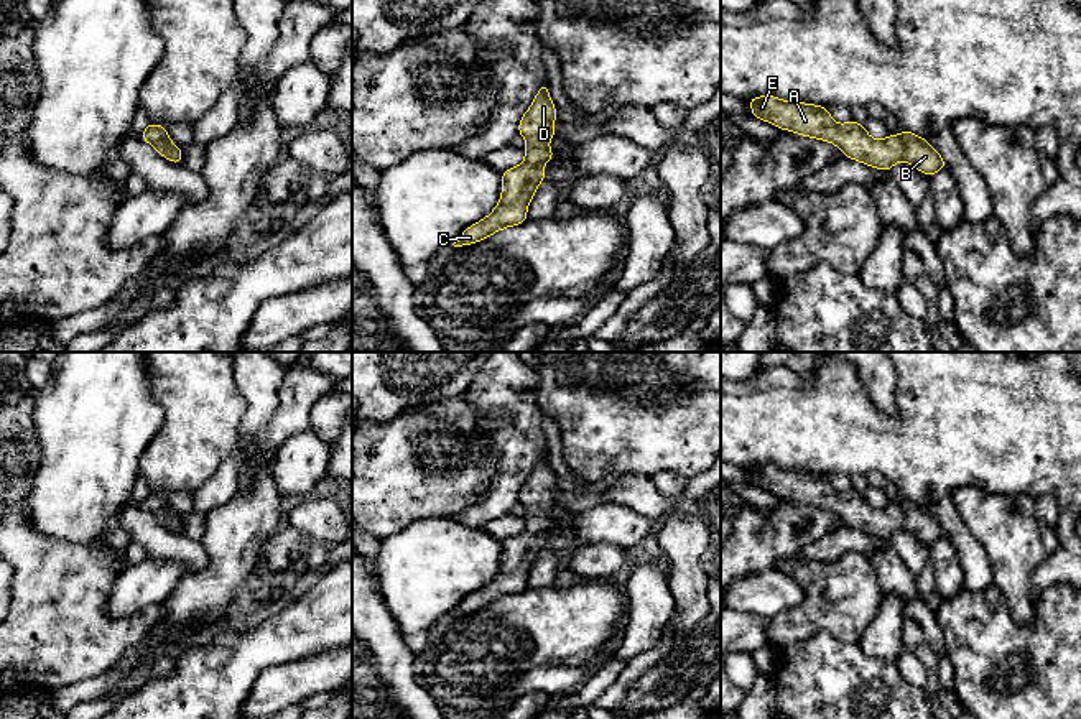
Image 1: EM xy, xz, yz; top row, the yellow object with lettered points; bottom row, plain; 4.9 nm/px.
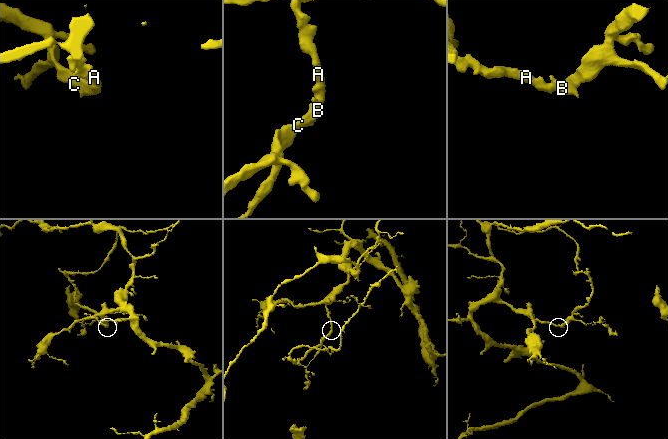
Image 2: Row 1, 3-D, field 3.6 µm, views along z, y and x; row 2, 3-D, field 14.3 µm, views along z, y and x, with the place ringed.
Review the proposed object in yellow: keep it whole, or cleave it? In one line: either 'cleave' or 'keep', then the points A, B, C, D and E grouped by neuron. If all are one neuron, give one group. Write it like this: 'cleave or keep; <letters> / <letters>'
keep; A B C D E

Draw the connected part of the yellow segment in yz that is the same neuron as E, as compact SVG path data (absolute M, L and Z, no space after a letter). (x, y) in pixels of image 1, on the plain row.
M775 464L747 467L752 474L752 485L762 487L782 499L791 499L803 505L834 512L844 525L867 535L890 540L897 530L907 530L928 546L948 536L938 522L923 505L903 499L890 502L885 508L874 508L854 487L847 492L836 492L828 477L814 472L785 471Z

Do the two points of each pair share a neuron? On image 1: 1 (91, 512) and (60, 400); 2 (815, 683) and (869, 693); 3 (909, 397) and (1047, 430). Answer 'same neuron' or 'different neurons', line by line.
1: same neuron
2: same neuron
3: same neuron

